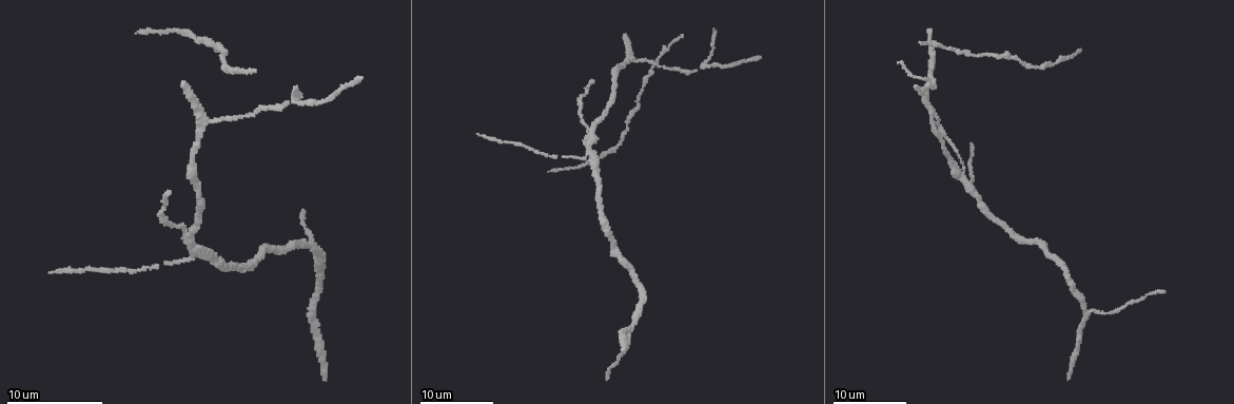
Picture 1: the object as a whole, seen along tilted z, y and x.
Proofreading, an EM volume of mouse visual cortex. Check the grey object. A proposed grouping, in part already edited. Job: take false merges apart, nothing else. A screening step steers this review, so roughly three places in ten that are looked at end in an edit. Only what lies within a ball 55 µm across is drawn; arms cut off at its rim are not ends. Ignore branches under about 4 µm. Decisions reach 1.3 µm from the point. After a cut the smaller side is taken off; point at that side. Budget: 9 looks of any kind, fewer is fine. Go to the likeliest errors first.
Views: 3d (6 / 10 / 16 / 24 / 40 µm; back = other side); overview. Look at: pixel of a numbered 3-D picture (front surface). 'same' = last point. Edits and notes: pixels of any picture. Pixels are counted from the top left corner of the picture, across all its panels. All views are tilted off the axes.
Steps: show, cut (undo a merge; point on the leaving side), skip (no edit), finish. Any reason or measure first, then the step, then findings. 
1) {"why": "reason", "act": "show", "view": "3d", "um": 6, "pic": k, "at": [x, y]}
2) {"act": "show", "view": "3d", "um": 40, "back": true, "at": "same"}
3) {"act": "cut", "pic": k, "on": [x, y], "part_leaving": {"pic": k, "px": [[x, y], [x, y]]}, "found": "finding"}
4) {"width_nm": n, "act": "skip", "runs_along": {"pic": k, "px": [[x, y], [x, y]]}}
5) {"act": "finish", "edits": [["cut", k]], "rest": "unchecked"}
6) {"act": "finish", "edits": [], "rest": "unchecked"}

{"why": "arms part here", "act": "show", "view": "3d", "um": 10, "pic": 1, "at": [963, 176]}

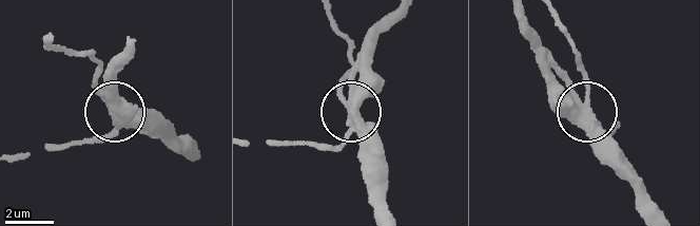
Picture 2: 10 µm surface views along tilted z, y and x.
{"width_nm": 330, "act": "cut", "pic": 2, "on": [341, 92], "part_leaving": {"pic": 2, "px": [[592, 114], [585, 69], [551, 17]]}, "found": "a second neuron is stuck on"}

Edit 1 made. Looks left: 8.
{"why": "side arm on a straight run", "act": "show", "view": "3d", "um": 10, "pic": 1, "at": [295, 101]}

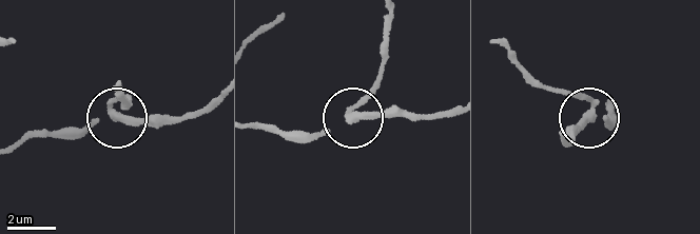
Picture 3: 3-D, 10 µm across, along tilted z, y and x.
{"arms": 3, "act": "cut", "pic": 3, "on": [371, 90], "part_leaving": {"pic": 3, "px": [[347, 111], [372, 85], [391, 22]]}, "found": "a second neuron is stuck on"}

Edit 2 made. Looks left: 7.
{"act": "show", "view": "overview"}

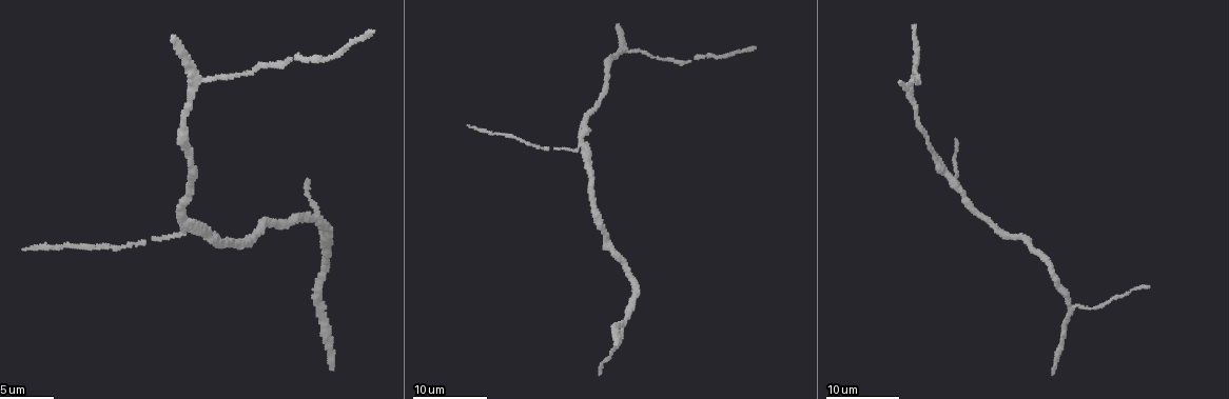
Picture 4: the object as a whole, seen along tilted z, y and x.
{"why": "three arms meet", "act": "show", "view": "3d", "um": 10, "pic": 4, "at": [326, 259]}

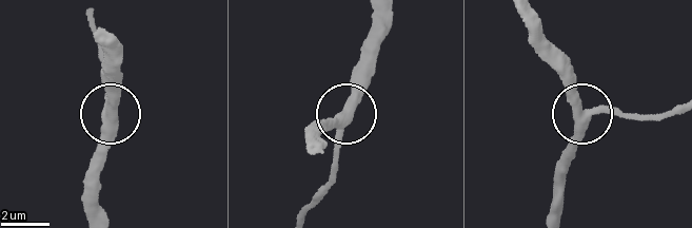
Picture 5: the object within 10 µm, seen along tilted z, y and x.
{"why": "other side", "act": "show", "view": "3d", "um": 10, "back": true, "pic": 5, "at": [589, 115]}

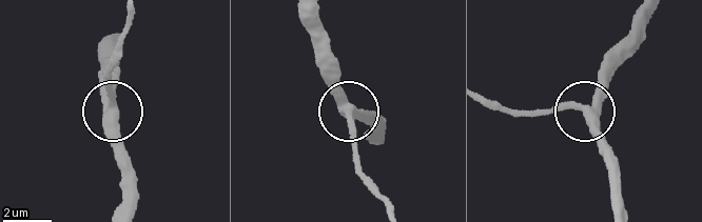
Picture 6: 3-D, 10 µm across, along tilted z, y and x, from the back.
{"act": "skip", "runs_along": {"pic": 6, "px": [[645, 16], [605, 93], [584, 110], [589, 129], [615, 157]]}, "found": "continuous, no second neuron"}

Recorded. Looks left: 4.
{"act": "show", "view": "3d", "um": 10, "pic": 4, "at": [626, 52]}

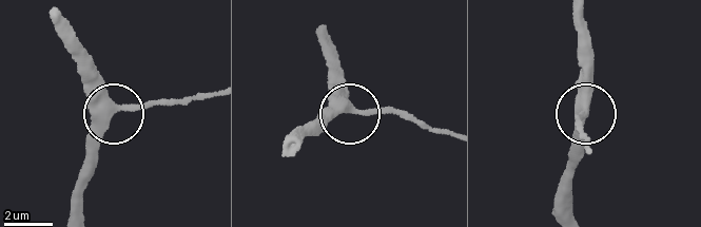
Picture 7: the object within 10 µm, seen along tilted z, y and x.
{"width_nm": 380, "act": "skip", "found": "continuous, no second neuron"}

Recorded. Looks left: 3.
{"act": "finish", "edits": [["cut", 2], ["cut", 3]], "rest": "unchecked"}

